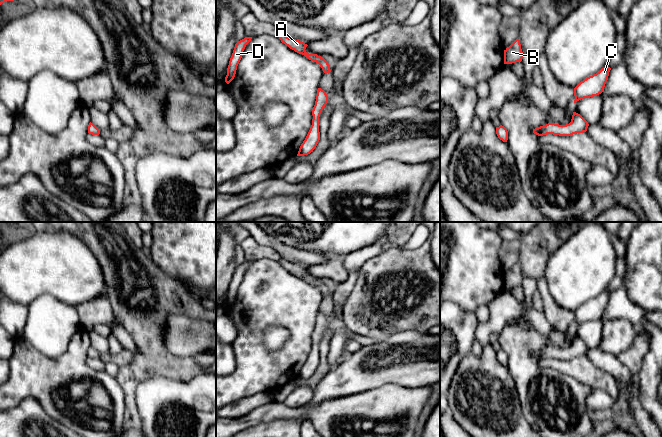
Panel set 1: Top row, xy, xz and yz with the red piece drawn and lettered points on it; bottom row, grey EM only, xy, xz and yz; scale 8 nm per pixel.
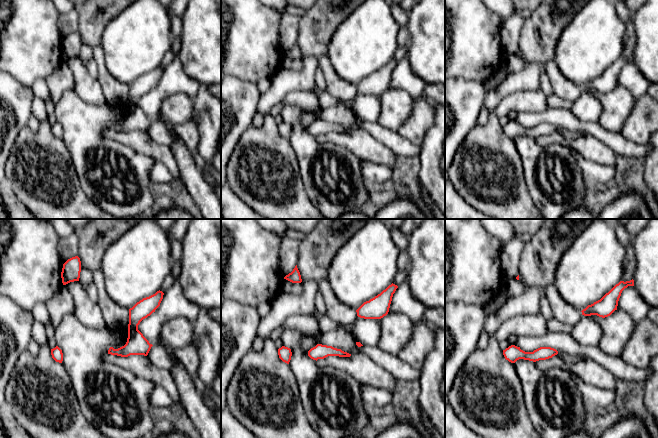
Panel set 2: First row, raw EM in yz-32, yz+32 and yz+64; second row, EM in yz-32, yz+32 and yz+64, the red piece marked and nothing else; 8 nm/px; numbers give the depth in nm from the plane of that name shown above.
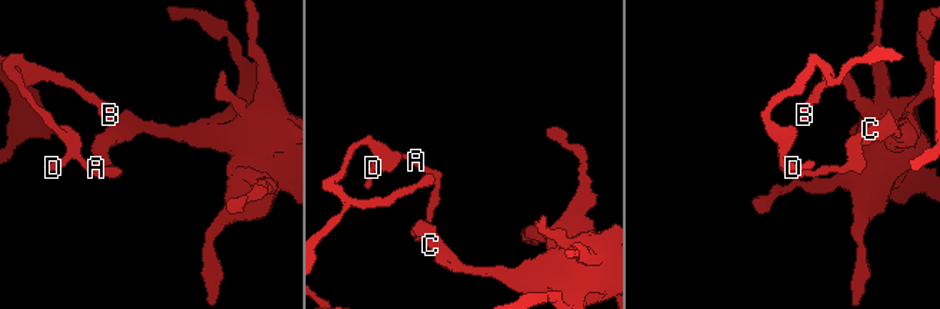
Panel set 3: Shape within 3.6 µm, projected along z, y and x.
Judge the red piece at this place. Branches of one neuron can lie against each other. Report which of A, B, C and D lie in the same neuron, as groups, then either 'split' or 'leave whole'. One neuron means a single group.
A B C D; leave whole

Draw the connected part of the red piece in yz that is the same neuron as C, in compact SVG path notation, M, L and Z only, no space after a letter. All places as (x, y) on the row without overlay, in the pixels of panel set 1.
M606 290L596 298L593 298L592 300L589 300L581 305L574 312L574 327L581 323L590 322L601 318L608 304L610 294L611 292Z

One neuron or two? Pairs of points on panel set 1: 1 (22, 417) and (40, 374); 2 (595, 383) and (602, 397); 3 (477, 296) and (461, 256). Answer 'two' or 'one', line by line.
1: two
2: two
3: one

